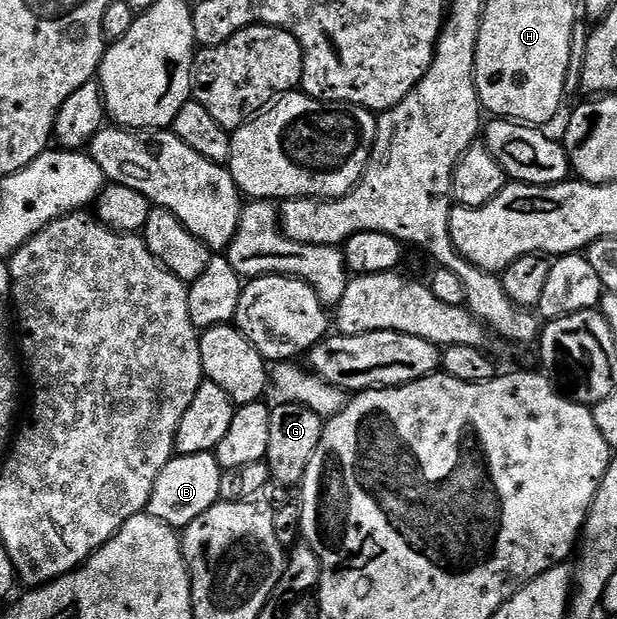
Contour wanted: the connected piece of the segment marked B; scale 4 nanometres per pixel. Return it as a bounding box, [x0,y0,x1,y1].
[146,452,221,531]

